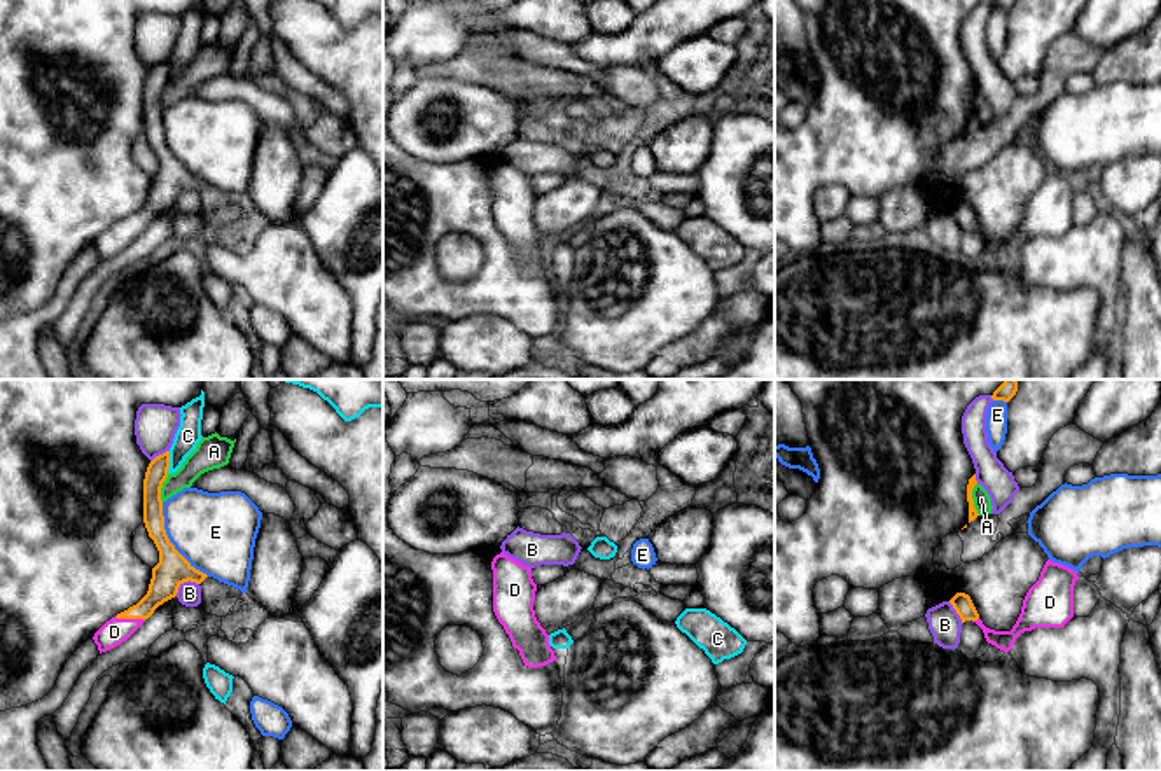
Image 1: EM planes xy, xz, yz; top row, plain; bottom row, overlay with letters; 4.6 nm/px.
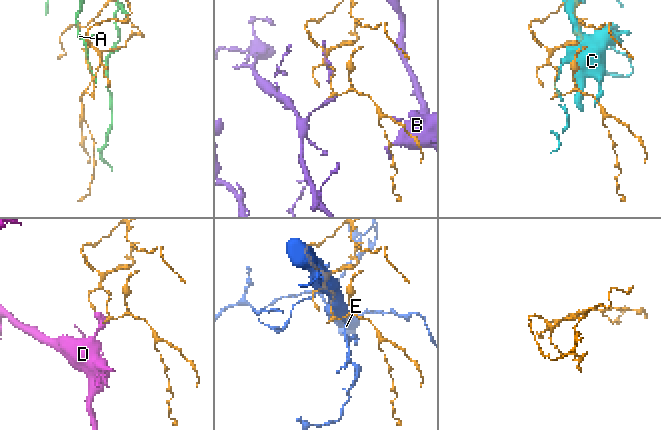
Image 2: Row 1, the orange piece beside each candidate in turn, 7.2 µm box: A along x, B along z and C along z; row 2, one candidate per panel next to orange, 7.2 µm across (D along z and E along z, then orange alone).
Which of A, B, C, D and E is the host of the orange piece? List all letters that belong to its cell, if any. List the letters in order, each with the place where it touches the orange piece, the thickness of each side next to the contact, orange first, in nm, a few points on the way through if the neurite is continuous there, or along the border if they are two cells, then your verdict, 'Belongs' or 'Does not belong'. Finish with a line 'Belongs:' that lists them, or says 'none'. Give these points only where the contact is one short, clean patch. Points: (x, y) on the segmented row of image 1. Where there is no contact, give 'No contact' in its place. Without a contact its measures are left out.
A: Touches orange at yz (973, 499). Thickness 50 nm (orange) against 80 nm. Does not belong
B: Touches orange at xy (184, 581). Thickness 150 nm (orange) against 110 nm. Does not belong
C: Touches orange at xy (168, 462). Thickness 100 nm (orange) against 120 nm. Does not belong
D: Touches orange at xy (130, 618). Thickness 140 nm (orange) against 120 nm. Path across: xy (166, 577), (161, 590), (130, 618), (114, 632). Belongs
E: Touches orange at xy (170, 542). Thickness 150 nm (orange) against 360 nm. Does not belong
Belongs: D

